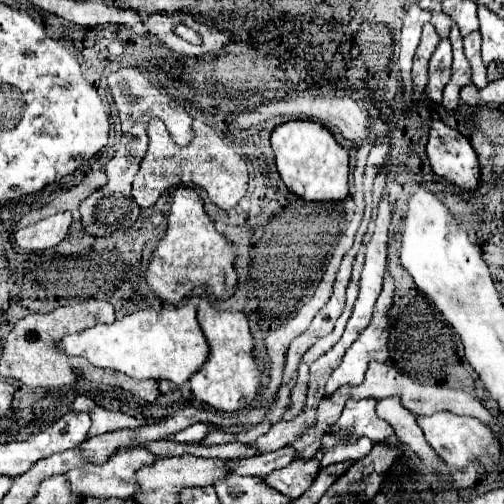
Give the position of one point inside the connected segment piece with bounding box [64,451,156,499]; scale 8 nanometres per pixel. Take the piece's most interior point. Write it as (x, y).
(115, 478)

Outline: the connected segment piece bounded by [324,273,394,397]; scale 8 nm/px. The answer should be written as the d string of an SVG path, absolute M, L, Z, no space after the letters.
M386 273L384 289L382 289L382 293L380 293L380 297L376 301L376 307L374 307L374 313L372 313L372 321L364 329L364 333L352 343L352 347L346 351L346 355L344 355L342 363L338 365L338 369L334 369L334 373L330 375L330 379L328 379L326 387L324 387L324 397L330 397L336 389L346 387L346 385L348 387L360 385L360 381L364 379L364 371L366 371L366 367L368 367L368 363L372 359L376 359L376 361L386 361L388 359L388 347L386 347L386 343L388 343L388 319L386 319L386 311L392 305L392 293L394 293L394 279Z

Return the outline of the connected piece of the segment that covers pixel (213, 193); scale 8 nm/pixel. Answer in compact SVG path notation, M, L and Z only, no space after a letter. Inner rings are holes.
M152 117L148 121L148 127L146 127L146 133L150 139L148 151L132 183L132 197L136 199L138 207L142 209L152 207L166 189L180 183L188 187L190 185L202 187L208 193L210 201L216 203L220 209L236 207L238 199L246 193L246 187L248 187L246 161L214 129L210 129L202 121L194 121L192 129L194 129L192 141L186 147L178 147L158 117Z

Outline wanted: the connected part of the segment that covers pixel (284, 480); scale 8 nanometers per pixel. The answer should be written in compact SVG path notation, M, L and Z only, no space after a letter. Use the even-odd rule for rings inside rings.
M320 451L316 453L316 457L312 457L308 461L298 459L298 461L292 461L288 467L272 471L262 481L268 487L280 491L282 495L288 495L290 499L296 499L310 487L318 469L320 469Z

